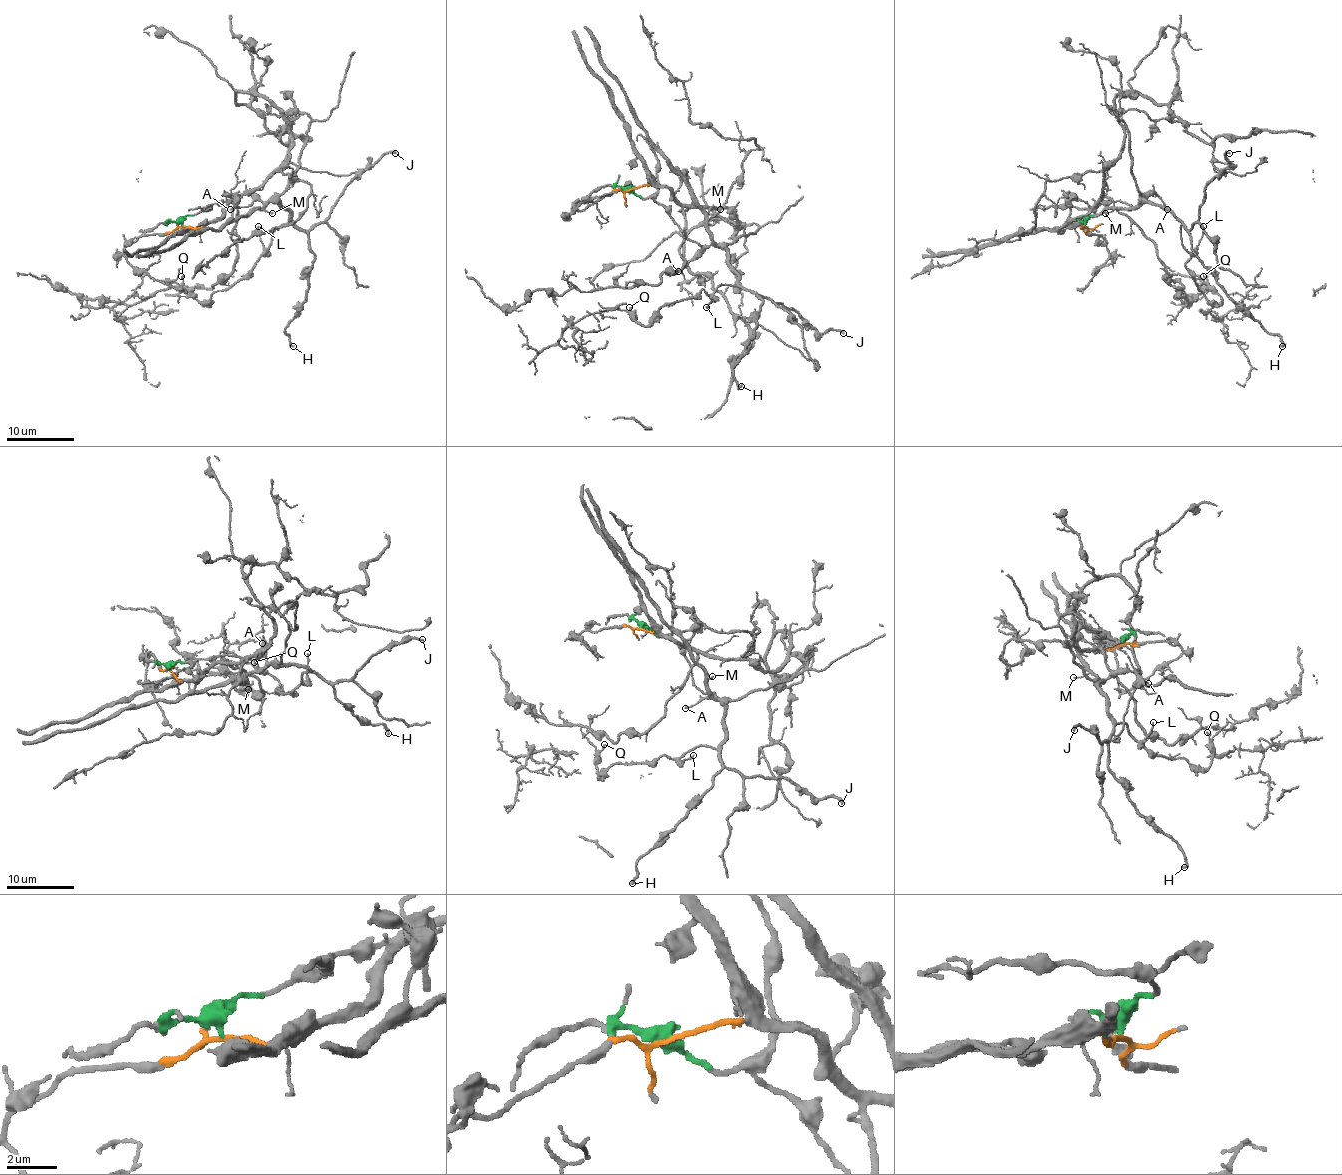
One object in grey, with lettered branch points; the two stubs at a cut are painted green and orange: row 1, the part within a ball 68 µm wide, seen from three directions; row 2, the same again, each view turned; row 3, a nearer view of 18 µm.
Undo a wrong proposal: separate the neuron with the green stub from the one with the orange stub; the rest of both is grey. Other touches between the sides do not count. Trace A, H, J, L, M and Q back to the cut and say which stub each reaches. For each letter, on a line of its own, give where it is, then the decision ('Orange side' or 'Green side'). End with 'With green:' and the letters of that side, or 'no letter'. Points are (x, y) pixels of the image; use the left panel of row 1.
A: Place: (230, 209). Green side
H: Place: (293, 346). Green side
J: Place: (395, 153). Green side
L: Place: (258, 226). Green side
M: Place: (272, 213). Green side
Q: Place: (181, 276). Green side
With green: A, H, J, L, M, Q

